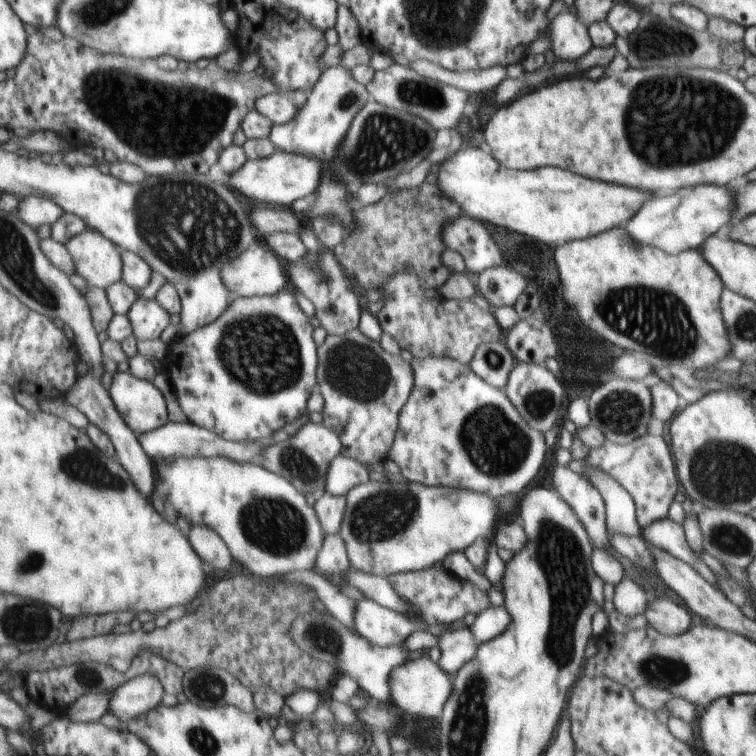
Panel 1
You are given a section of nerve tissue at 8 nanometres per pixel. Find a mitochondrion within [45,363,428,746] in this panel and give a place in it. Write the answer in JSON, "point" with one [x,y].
{"point":[276,527]}

